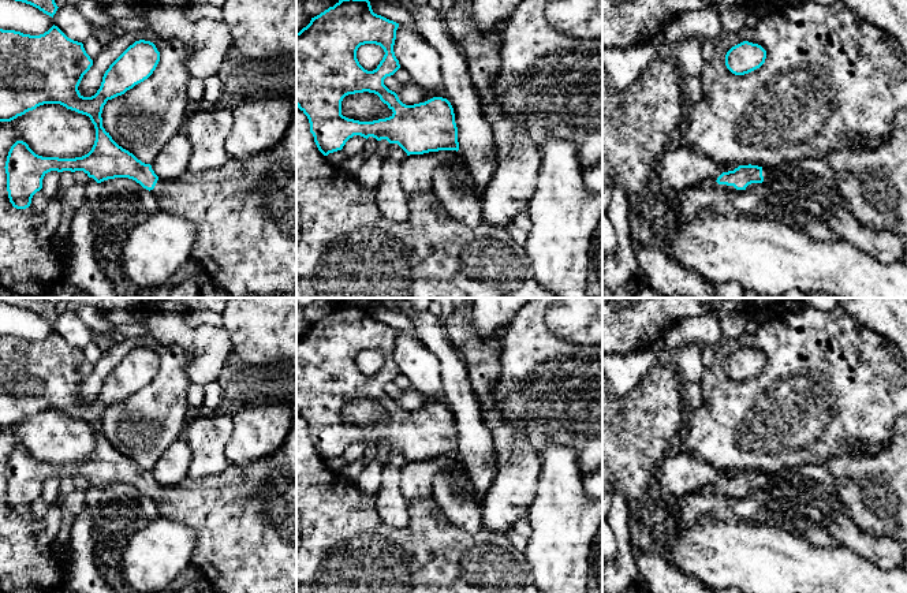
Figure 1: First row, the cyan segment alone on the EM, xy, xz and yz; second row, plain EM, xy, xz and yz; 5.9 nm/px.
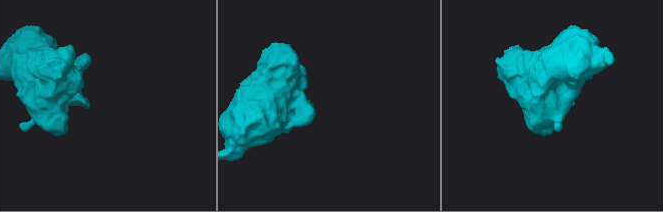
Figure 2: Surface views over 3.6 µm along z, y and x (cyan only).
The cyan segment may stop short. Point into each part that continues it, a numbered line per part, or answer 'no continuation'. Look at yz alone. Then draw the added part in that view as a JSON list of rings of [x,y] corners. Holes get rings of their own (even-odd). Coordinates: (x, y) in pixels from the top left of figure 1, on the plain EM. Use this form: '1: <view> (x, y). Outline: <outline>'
1: yz (705, 489). Outline: [[[705,485],[705,486],[698,489],[699,493],[705,493],[705,495],[710,493],[710,495],[721,496],[721,497],[725,497],[725,499],[742,499],[742,497],[746,497],[746,496],[751,496],[757,491],[759,491],[759,489],[751,489],[744,496],[736,496],[734,492],[718,491],[716,486],[712,486],[712,485]]]

